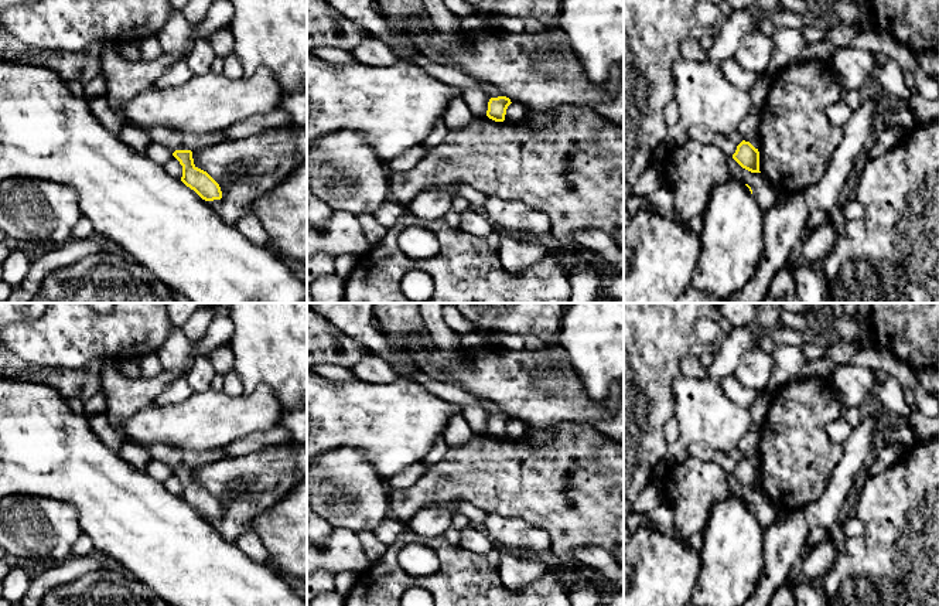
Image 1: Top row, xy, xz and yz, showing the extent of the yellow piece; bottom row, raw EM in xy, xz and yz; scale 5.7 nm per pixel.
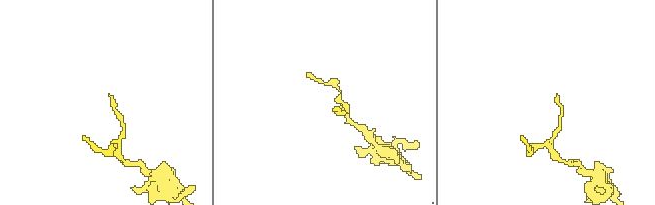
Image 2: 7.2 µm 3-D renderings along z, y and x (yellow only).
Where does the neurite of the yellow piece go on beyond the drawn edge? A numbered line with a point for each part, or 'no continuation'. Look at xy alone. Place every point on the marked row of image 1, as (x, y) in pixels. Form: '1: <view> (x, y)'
no continuation

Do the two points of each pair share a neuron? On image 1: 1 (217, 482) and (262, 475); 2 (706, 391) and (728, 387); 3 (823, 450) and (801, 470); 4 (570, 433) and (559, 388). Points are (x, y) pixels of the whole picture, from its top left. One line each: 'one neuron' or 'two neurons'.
1: one neuron
2: two neurons
3: one neuron
4: two neurons

